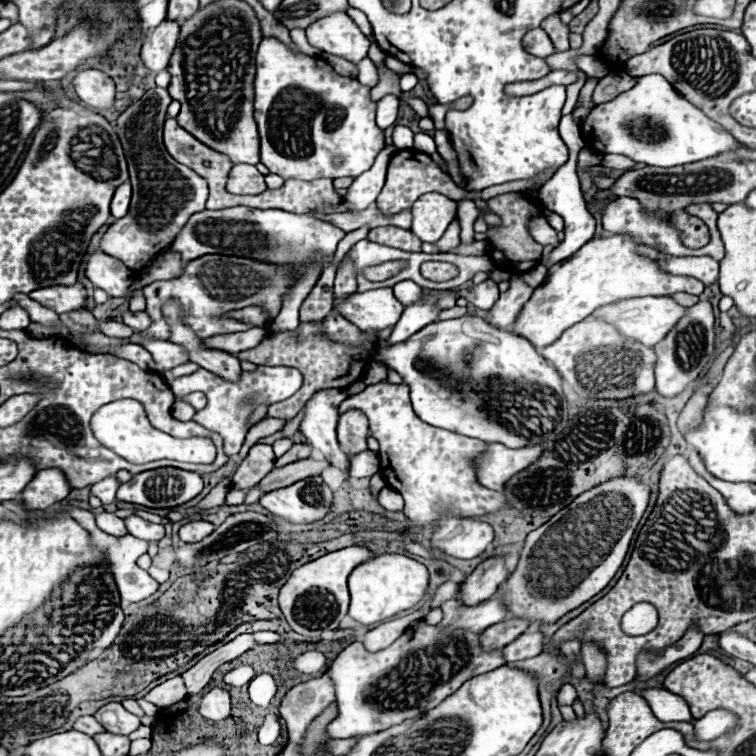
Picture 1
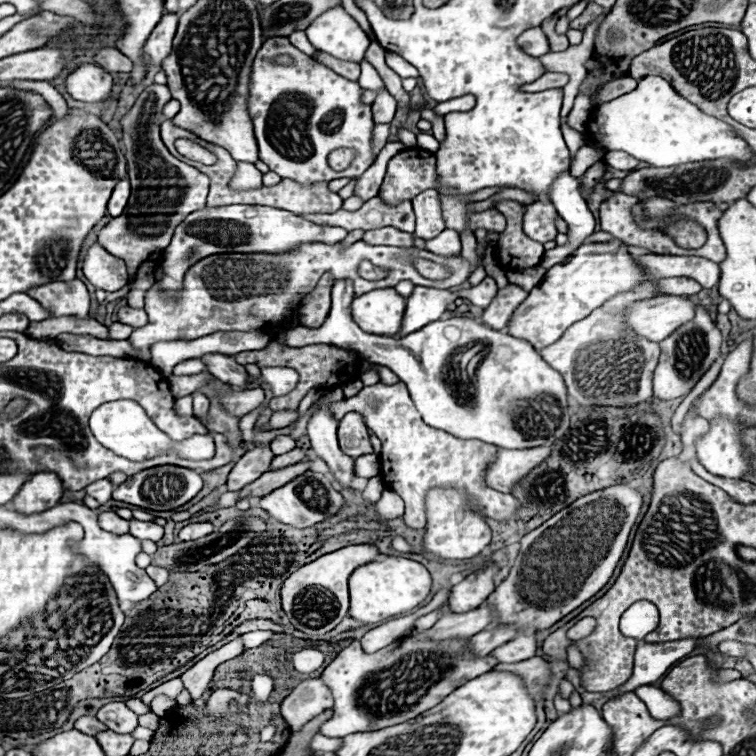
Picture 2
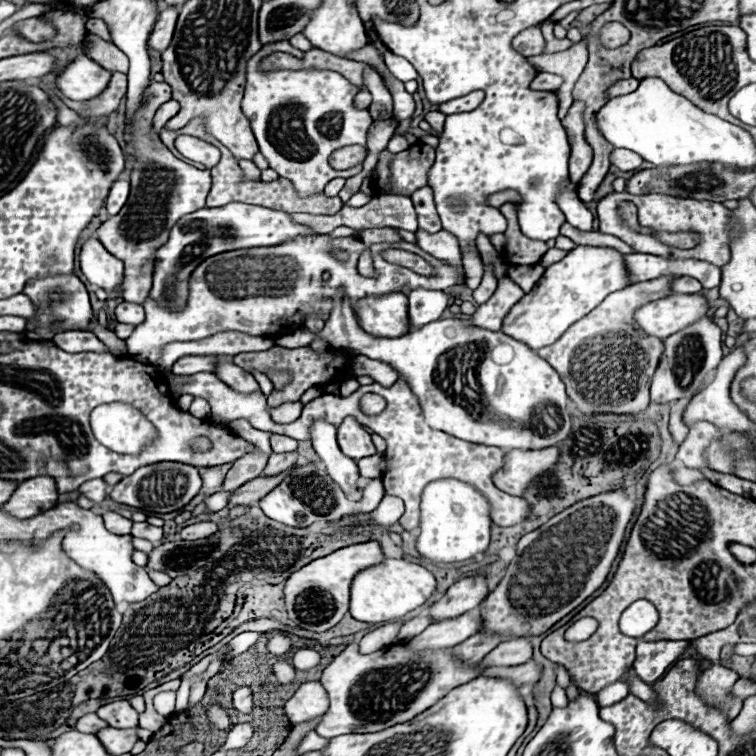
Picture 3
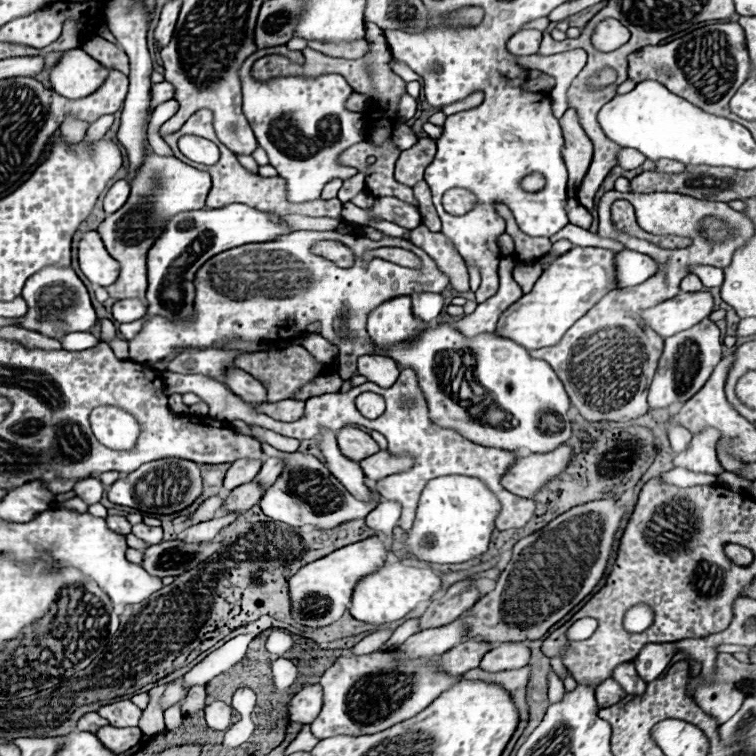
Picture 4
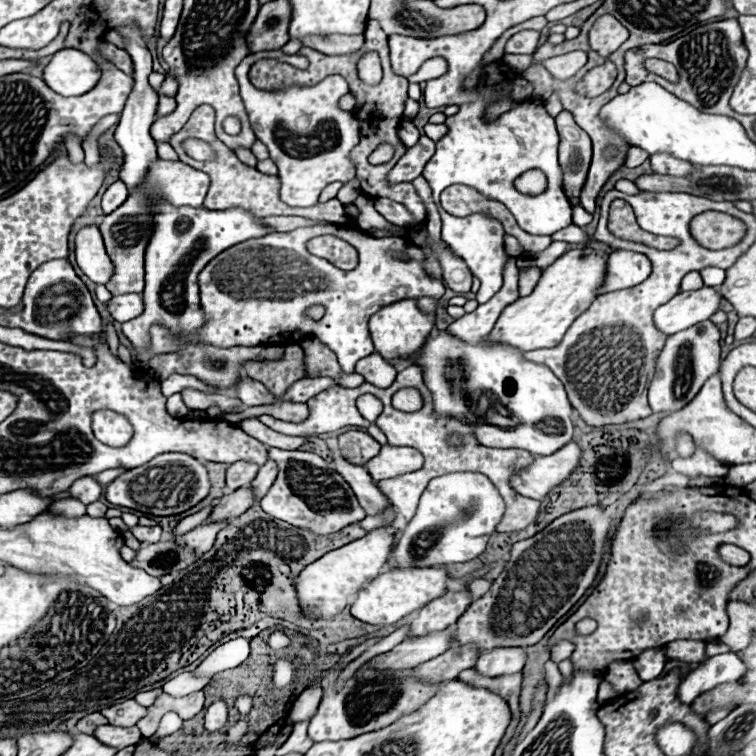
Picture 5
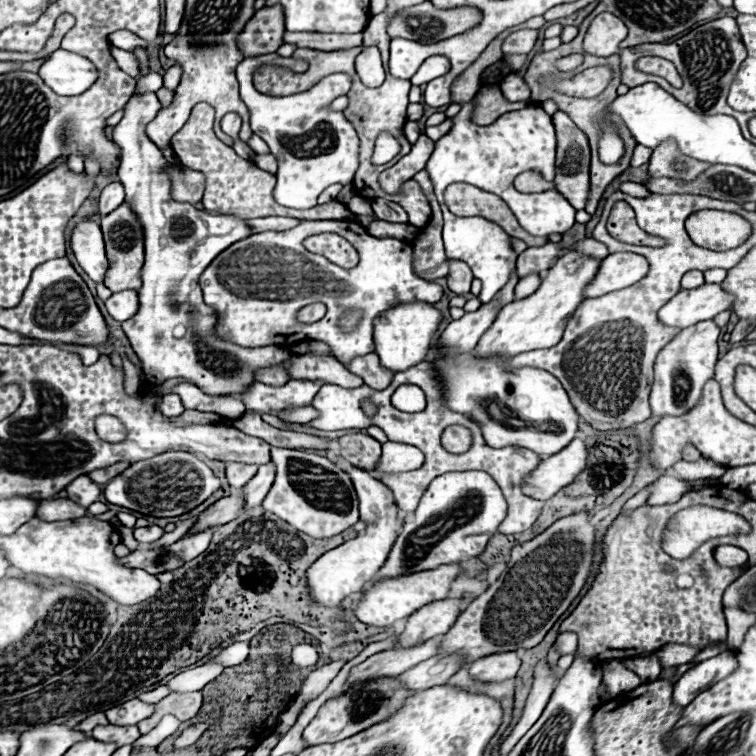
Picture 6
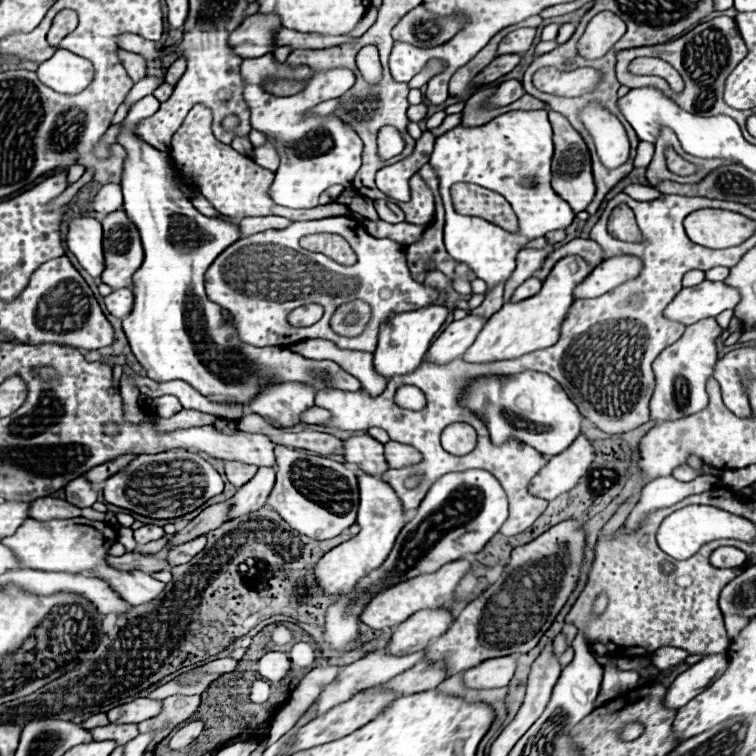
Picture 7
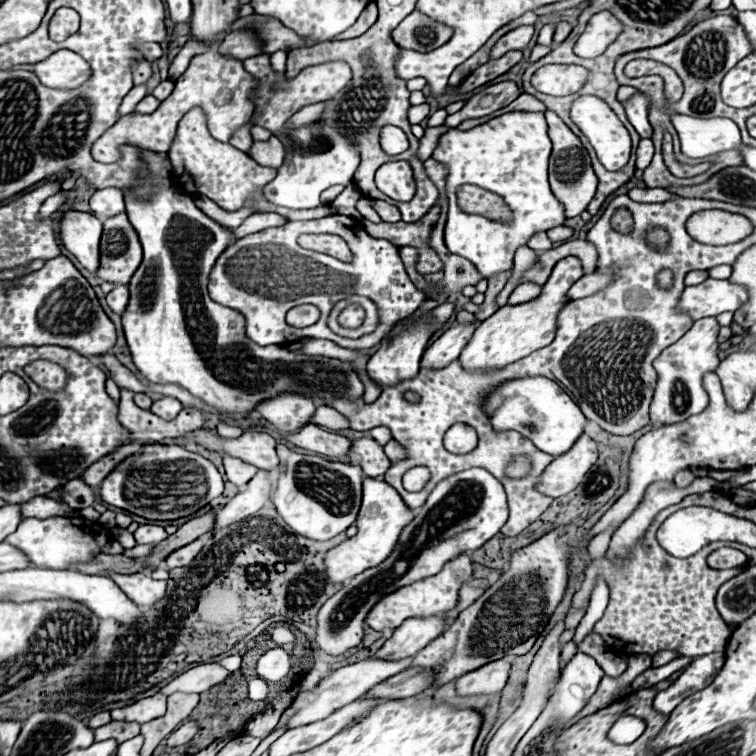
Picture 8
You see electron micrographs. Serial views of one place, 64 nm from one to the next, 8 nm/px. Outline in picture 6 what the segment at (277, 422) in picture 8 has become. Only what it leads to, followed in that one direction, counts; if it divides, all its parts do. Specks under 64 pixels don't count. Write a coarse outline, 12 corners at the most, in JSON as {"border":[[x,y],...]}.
{"border":[[322,380],[254,382],[240,400],[258,414],[308,406]]}

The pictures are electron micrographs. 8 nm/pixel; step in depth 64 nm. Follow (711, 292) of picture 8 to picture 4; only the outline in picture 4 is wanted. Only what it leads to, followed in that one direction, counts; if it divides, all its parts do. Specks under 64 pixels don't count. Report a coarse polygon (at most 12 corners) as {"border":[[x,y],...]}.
{"border":[[680,292],[642,320],[668,338],[708,318],[710,292]]}

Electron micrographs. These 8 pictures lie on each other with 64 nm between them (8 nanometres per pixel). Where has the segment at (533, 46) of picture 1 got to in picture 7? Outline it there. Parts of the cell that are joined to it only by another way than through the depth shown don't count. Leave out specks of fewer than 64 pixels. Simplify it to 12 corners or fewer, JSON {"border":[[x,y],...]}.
{"border":[[534,28],[510,32],[500,54],[524,54],[536,36]]}

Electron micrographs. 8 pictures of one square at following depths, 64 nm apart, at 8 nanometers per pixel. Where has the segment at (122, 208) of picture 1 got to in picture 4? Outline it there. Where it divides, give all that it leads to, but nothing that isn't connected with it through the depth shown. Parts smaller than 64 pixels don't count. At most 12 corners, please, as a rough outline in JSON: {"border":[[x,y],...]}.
{"border":[[126,180],[112,184],[104,196],[106,214],[114,214],[128,200]]}

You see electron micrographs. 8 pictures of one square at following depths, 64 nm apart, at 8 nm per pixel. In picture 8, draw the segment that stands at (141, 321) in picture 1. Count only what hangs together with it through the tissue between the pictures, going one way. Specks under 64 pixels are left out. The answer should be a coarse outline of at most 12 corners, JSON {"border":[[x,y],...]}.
{"border":[[116,286],[106,294],[112,312],[126,310],[130,294],[126,286]]}

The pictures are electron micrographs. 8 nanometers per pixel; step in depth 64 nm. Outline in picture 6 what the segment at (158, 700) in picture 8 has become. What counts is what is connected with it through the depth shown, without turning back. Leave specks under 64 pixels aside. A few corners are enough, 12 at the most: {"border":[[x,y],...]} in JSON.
{"border":[[138,698],[104,714],[110,724],[134,726],[154,712]]}

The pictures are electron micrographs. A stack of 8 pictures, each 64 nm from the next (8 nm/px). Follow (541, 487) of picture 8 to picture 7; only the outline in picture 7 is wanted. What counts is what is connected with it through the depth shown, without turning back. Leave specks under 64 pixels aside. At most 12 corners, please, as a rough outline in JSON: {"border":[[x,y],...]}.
{"border":[[578,436],[530,480],[528,492],[554,500],[588,472],[592,444]]}

